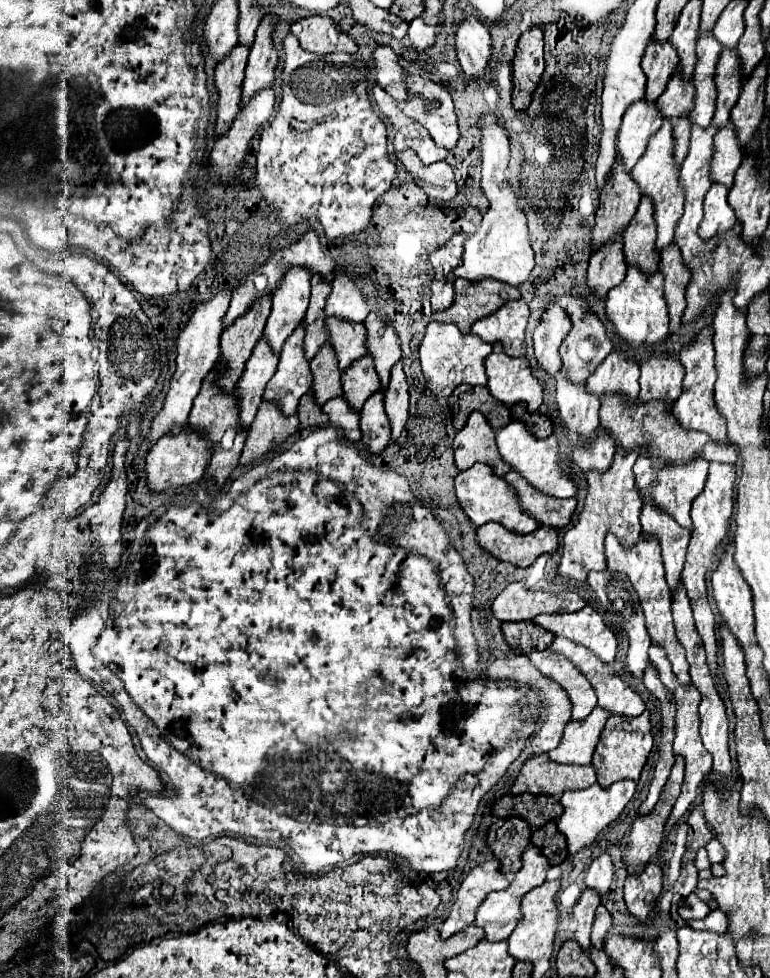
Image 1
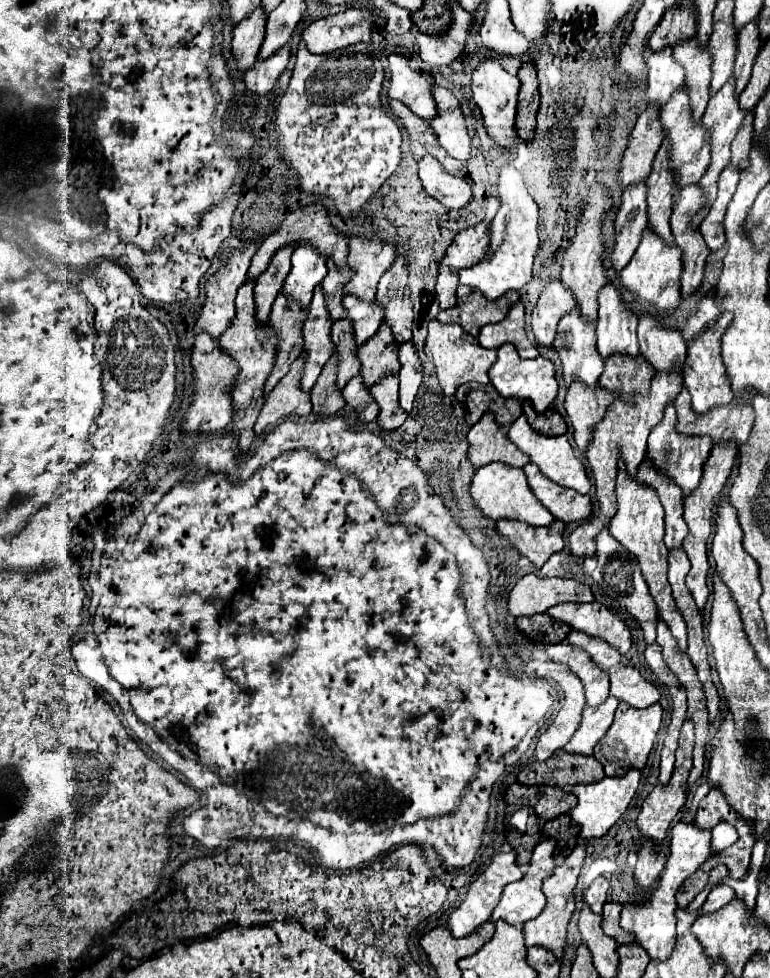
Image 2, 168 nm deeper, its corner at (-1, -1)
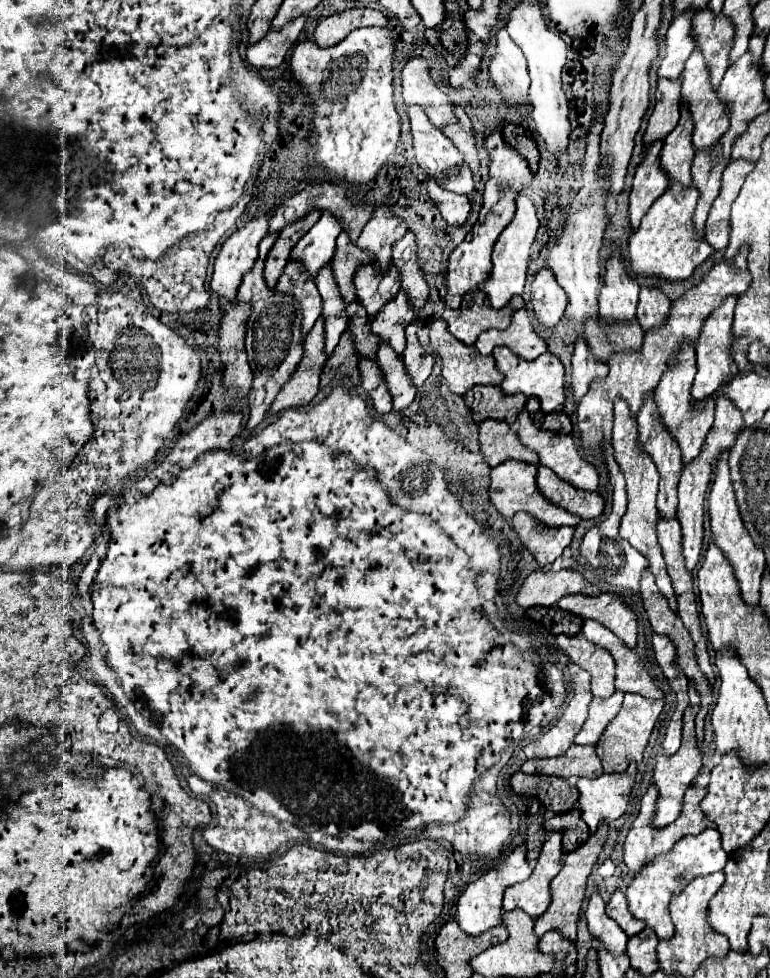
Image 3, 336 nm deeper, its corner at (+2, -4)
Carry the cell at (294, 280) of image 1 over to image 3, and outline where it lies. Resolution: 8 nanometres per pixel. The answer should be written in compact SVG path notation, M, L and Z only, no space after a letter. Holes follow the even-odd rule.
M330 213L322 215L318 223L296 243L290 257L300 263L308 277L316 277L322 267L326 267L334 255L336 237L342 233L342 225Z

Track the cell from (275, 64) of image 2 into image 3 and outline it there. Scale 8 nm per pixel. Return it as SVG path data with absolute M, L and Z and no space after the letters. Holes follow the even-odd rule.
M306 15L286 23L282 27L282 31L268 31L262 41L258 41L252 47L248 47L246 61L252 67L260 67L260 69L262 67L264 69L272 69L272 67L282 65L284 55L296 43L296 39L298 39L298 35L302 31L304 21L306 21Z

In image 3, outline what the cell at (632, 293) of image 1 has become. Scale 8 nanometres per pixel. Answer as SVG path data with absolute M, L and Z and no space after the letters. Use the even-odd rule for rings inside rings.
M680 183L670 185L662 197L658 197L642 219L640 229L630 237L628 243L628 263L634 277L658 277L664 281L686 281L694 269L704 263L714 249L708 243L694 237L692 211L698 201L698 191L694 185L684 187Z

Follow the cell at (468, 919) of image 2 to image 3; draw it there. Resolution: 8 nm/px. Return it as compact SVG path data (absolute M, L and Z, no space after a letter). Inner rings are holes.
M520 845L504 859L502 865L498 865L496 869L490 869L478 881L470 883L466 887L466 891L462 893L462 897L458 899L458 925L462 927L462 931L468 933L468 935L480 935L482 931L488 931L490 927L500 925L504 889L514 885L514 883L526 881L530 877L530 873L532 873L532 867L526 861L526 847Z

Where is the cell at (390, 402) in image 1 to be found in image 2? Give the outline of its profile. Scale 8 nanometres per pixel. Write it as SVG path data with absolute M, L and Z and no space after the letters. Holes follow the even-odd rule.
M411 340L399 346L399 362L401 362L399 402L401 402L401 408L409 412L415 400L415 394L423 382L423 366L421 366L421 360L417 358L417 350Z

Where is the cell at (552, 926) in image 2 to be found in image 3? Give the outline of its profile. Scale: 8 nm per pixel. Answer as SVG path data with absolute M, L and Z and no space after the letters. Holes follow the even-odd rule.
M604 823L604 825L600 825L600 827L596 829L596 833L590 835L590 839L588 839L584 845L580 845L576 851L572 851L572 853L568 853L568 855L564 857L564 867L562 867L562 871L560 871L560 873L552 879L552 883L550 883L552 903L550 903L550 907L546 909L546 913L540 915L540 917L534 921L534 931L536 931L538 937L542 937L542 935L548 933L548 931L558 931L560 935L564 935L564 939L568 939L568 941L572 941L572 943L576 941L576 921L578 921L578 911L580 911L580 907L582 907L582 899L584 899L584 893L586 893L586 879L588 879L588 875L590 875L590 869L592 869L592 865L594 865L600 849L602 849L602 845L604 845L604 841L606 841L606 833L608 833L608 825Z

